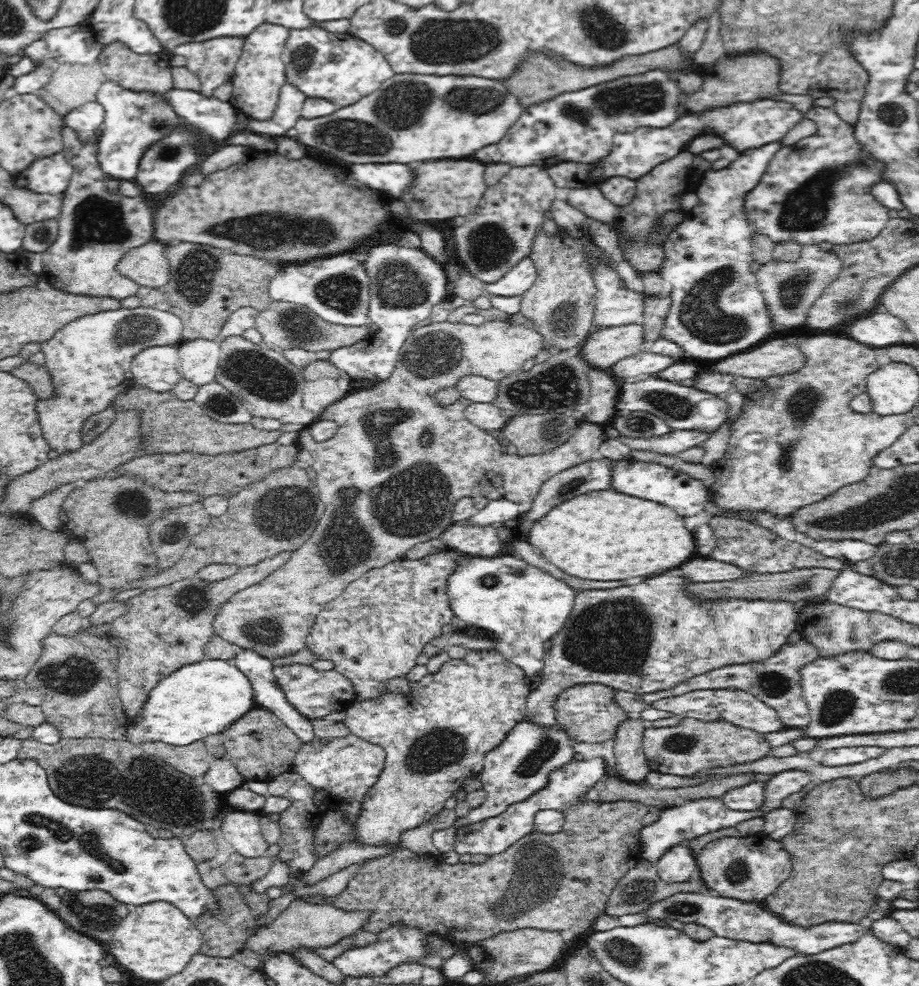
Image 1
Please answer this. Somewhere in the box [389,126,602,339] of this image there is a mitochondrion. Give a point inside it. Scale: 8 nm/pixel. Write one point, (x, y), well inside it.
(491, 245)

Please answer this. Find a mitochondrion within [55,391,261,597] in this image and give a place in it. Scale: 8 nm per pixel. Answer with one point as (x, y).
(134, 503)

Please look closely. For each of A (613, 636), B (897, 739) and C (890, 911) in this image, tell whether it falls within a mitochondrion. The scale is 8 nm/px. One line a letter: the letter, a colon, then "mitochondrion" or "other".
A: mitochondrion
B: other
C: other

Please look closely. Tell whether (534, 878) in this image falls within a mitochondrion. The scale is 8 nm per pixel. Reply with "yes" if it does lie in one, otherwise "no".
yes

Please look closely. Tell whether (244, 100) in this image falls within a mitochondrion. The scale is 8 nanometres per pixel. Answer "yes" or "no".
no

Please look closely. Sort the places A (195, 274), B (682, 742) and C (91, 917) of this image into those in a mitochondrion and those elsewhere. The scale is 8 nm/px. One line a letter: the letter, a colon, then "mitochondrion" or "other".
A: mitochondrion
B: mitochondrion
C: mitochondrion

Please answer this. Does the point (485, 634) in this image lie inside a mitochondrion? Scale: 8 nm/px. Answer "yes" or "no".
no

